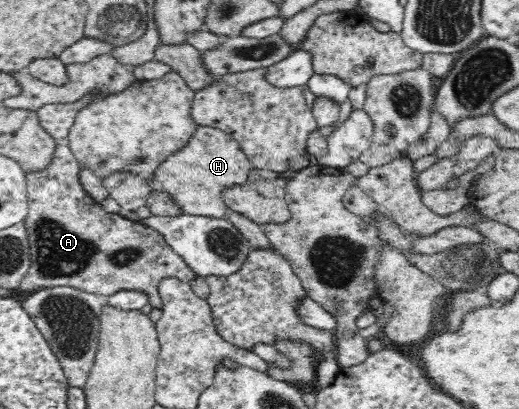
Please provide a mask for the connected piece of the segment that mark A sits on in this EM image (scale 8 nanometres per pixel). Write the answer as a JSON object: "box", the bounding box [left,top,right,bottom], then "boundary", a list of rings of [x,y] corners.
{"box":[19,142,196,308],"boundary":[[[58,142],[52,165],[44,172],[26,173],[28,216],[24,223],[30,243],[32,262],[28,272],[20,281],[19,290],[32,292],[42,287],[69,286],[98,296],[110,296],[120,288],[137,290],[147,294],[148,304],[162,308],[162,299],[157,291],[162,277],[174,277],[188,283],[196,274],[178,256],[160,232],[122,214],[108,213],[82,189],[78,181],[78,166],[75,155],[65,142]]]}

